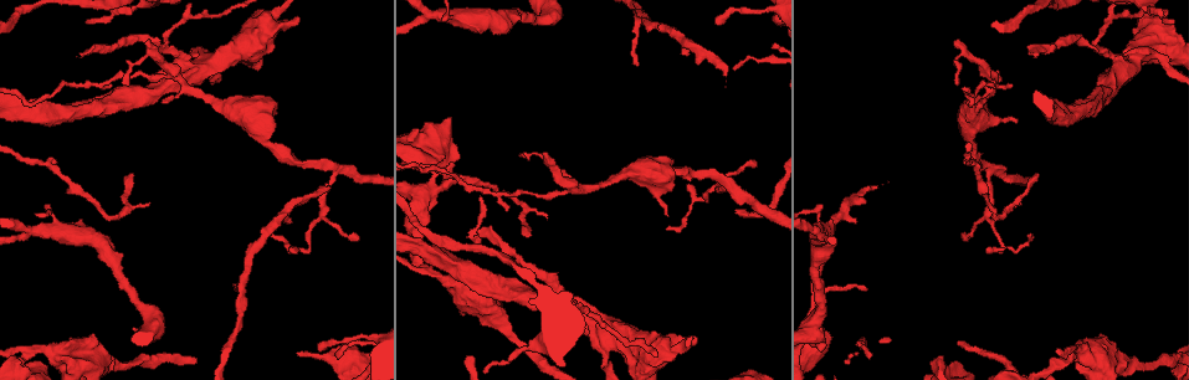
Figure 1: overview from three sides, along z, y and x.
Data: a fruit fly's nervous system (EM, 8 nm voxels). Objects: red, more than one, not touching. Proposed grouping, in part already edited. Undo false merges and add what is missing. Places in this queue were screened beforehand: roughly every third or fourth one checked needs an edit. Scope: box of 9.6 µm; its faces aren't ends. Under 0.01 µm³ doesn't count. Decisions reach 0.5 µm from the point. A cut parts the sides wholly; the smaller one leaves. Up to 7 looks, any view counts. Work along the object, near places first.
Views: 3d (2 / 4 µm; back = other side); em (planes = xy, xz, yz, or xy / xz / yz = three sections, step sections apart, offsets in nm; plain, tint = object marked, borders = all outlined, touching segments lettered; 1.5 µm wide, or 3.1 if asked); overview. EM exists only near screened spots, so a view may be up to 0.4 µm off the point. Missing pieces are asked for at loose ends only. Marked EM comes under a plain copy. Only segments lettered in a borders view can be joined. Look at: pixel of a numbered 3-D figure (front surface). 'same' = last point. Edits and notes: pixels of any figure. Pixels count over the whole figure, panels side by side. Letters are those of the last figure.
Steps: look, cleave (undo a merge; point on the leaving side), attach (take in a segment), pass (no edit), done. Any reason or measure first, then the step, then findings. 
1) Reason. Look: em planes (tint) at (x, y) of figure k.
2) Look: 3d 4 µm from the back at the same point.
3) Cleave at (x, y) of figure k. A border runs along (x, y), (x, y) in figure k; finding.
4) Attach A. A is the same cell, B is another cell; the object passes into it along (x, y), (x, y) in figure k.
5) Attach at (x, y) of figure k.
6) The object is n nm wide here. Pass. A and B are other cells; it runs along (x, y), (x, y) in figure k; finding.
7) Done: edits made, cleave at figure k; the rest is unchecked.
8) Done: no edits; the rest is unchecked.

Free end. Look: em xy step 8 (tint) at (476, 235) of figure 1.

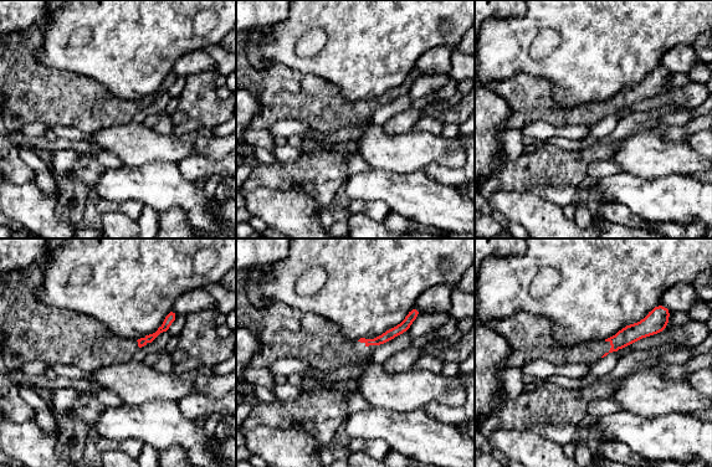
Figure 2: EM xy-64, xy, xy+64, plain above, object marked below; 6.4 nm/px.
Look: em planes (tint) at the same point.

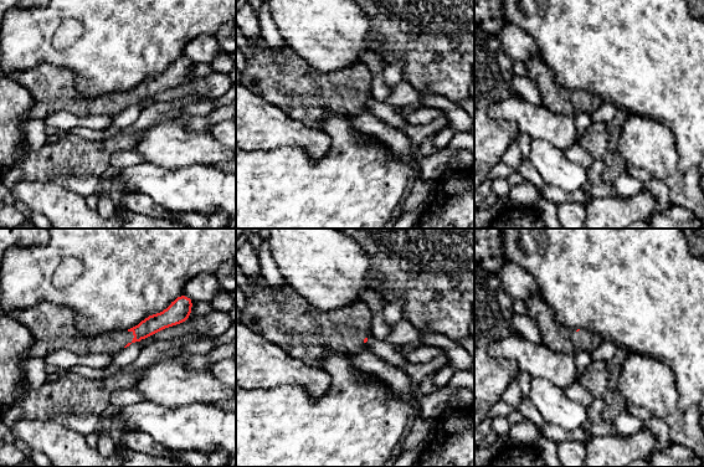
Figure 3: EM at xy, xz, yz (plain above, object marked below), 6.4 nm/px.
Look: em planes (borders) at the same point.

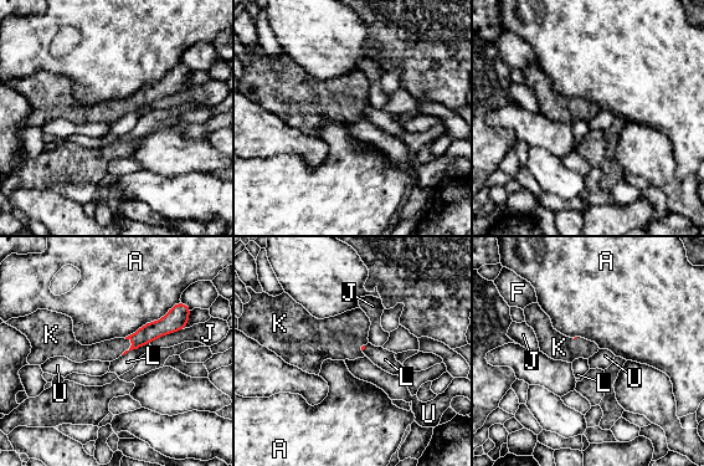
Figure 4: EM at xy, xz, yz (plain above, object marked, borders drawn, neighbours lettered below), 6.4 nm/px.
Attach K. K is the same cell, A, F, J, L and U are other cells; the object passes into it along (150, 331), (130, 347), (108, 351) in figure 4; it goes on there.

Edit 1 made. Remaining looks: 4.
Branch stops here. Look: em planes (borders) at (330, 186) of figure 1.

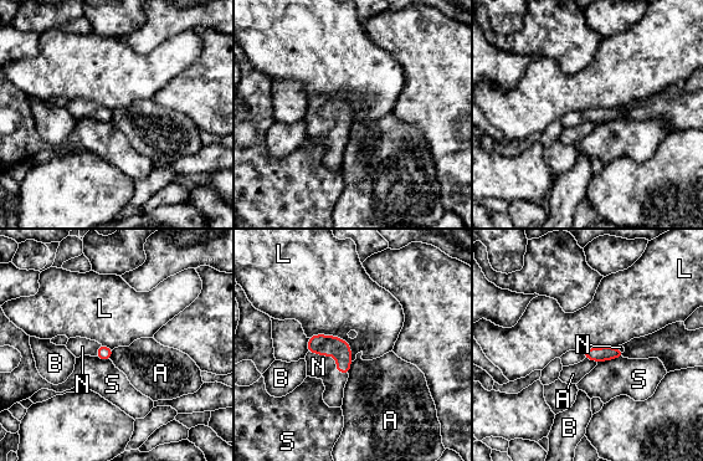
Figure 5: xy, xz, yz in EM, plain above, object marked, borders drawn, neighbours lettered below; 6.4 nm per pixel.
Attach N. N is the same cell, A, B, L and S are other cells; the object passes into it along (327, 346), (333, 356), (318, 367) in figure 5; the neuron continues.

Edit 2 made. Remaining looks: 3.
Look: 3d 2 µm at (26, 357) of figure 1.

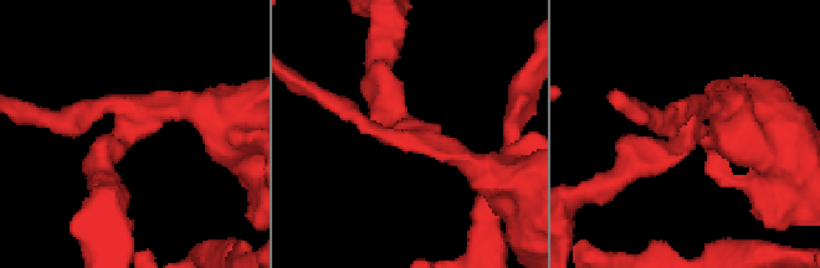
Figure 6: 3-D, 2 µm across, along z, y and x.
Look: em planes (borders) at (122, 136) of figure 6.

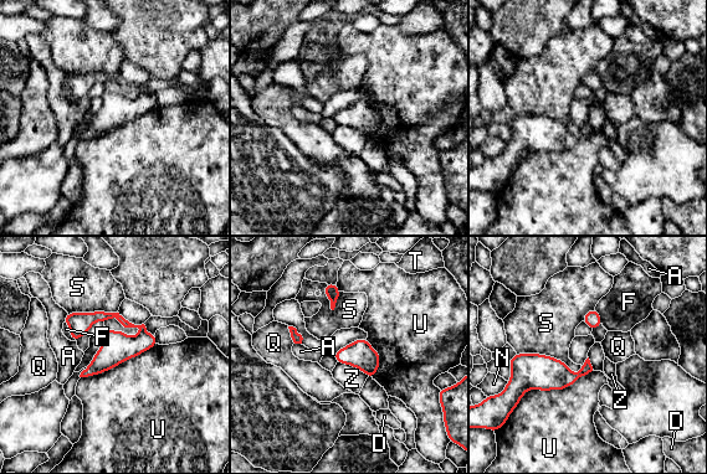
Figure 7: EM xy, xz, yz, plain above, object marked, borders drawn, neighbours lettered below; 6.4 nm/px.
Cleave at (117, 348) of figure 7. A, D, F, N, Q, S, T, U and Z are other cells; a border runs along (141, 330), (144, 333) in figure 7; two neurons meet here.

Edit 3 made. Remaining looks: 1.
Done: edits made, attach at figure 4, attach at figure 5, cleave at figure 7; the rest is unchecked.

